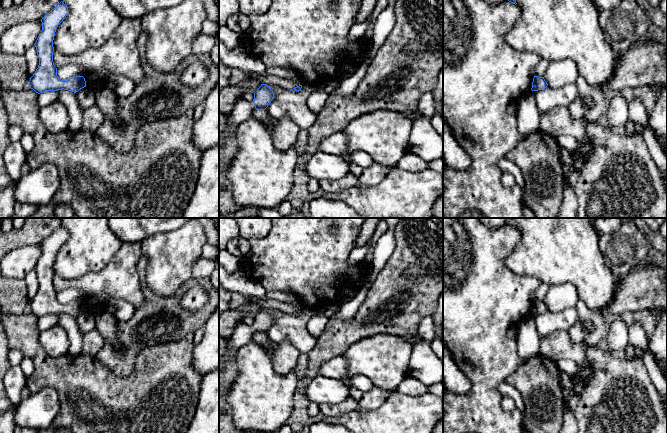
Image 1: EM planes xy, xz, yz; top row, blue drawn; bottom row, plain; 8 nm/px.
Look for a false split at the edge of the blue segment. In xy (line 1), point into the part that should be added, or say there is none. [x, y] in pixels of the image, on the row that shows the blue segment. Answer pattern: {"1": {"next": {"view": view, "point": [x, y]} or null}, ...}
{"1": {"next": null}}

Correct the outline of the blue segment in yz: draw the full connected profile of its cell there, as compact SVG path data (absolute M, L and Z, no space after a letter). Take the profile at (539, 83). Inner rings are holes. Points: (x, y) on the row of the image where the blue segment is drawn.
M534 76L532 82L532 91L543 90L548 86L547 82L545 81L544 77Z

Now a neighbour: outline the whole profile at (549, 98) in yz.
M575 83L564 85L561 88L547 86L543 90L533 91L540 112L547 112L557 107L567 108L576 98L578 88Z

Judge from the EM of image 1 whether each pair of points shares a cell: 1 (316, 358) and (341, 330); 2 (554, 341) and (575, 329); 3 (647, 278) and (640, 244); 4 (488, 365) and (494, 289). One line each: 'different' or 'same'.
1: same
2: different
3: different
4: same

